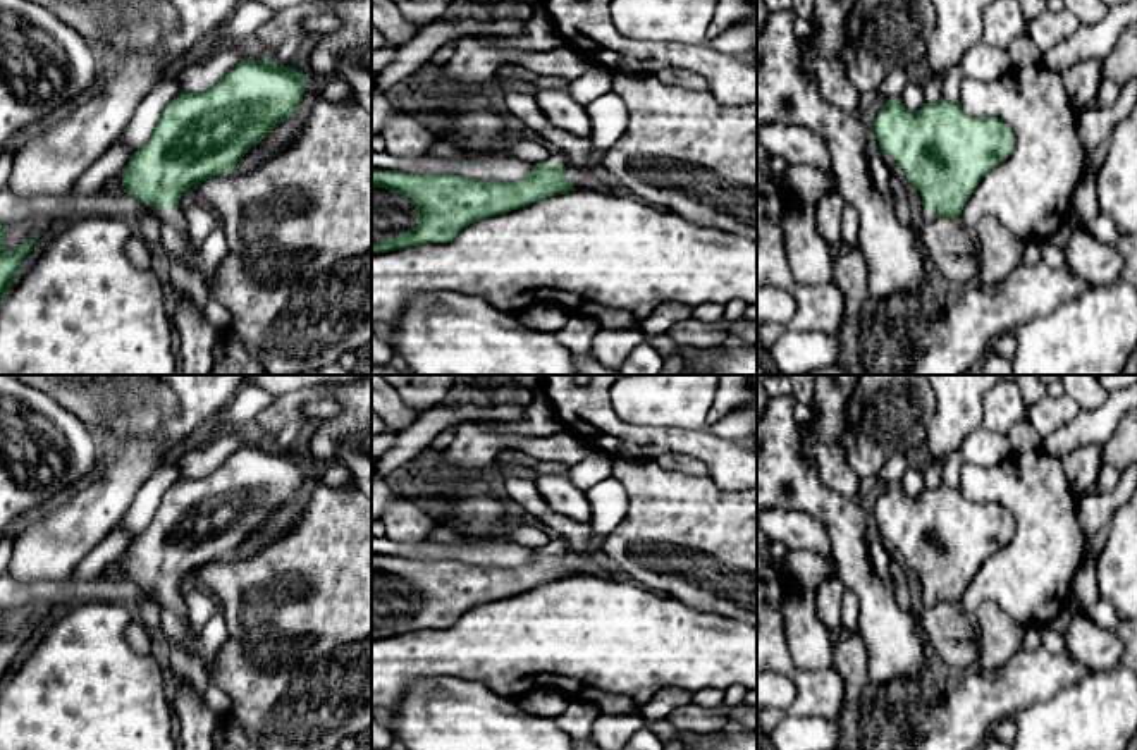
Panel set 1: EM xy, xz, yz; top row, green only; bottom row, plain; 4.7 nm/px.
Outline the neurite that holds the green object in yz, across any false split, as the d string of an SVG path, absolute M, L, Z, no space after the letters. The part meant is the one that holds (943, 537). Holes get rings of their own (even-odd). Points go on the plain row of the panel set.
M888 485L874 507L884 542L891 542L922 581L920 612L937 602L960 604L980 564L1011 540L1015 523L1010 509L998 502L970 502L960 487L937 485L908 497L901 485Z

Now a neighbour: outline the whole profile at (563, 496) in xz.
M568 471L538 475L535 485L554 513L562 514L576 523L592 521L592 504L587 497L587 492L580 490L571 482Z

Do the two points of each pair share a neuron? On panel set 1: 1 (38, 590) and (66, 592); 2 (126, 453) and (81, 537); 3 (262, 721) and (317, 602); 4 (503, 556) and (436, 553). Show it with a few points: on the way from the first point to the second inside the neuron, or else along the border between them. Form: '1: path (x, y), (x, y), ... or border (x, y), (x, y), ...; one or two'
1: path (45, 590), (59, 592); one
2: path (126, 473), (116, 491), (90, 516); one
3: path (291, 692), (317, 651), (317, 632); one
4: path (485, 553), (453, 551); one

